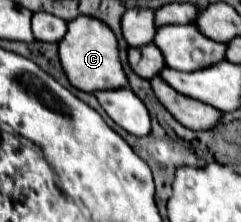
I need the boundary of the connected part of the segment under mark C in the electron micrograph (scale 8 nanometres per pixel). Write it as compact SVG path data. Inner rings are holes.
M79 16L67 24L67 34L59 42L59 58L69 82L83 92L117 90L129 86L127 74L119 58L119 44L113 30L99 18Z

